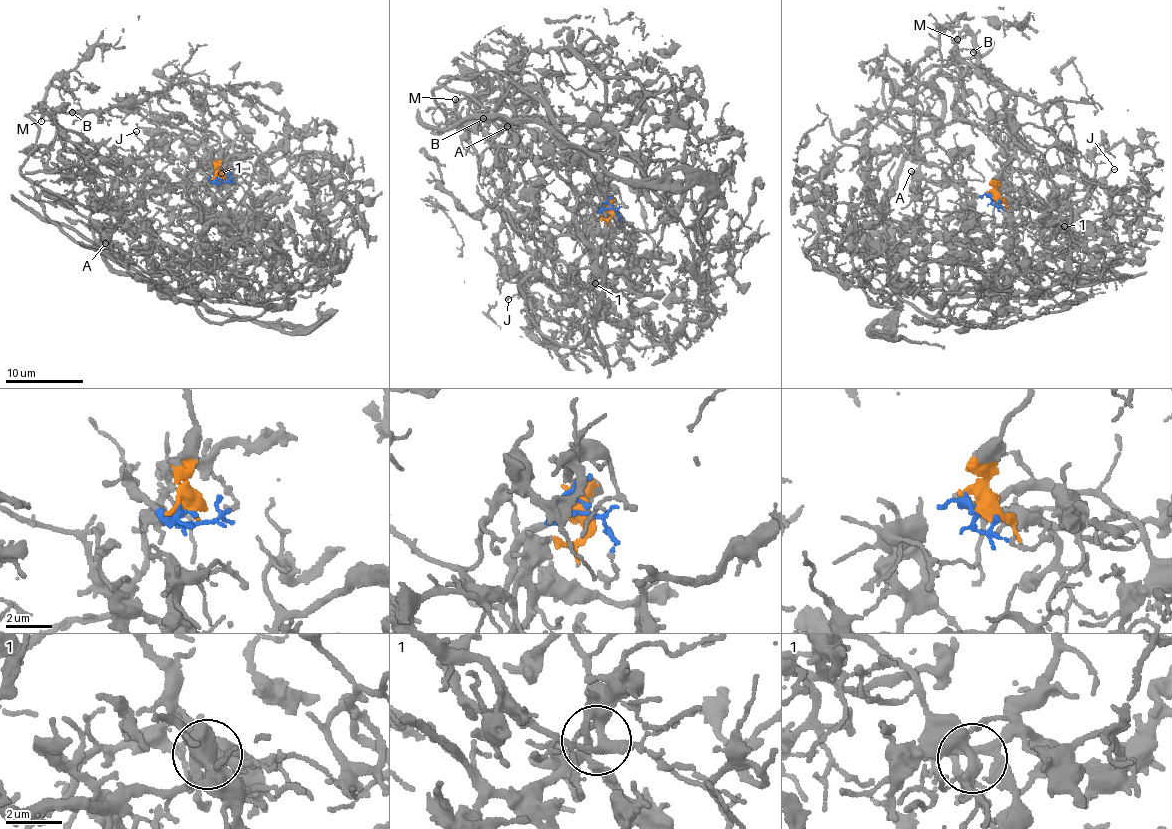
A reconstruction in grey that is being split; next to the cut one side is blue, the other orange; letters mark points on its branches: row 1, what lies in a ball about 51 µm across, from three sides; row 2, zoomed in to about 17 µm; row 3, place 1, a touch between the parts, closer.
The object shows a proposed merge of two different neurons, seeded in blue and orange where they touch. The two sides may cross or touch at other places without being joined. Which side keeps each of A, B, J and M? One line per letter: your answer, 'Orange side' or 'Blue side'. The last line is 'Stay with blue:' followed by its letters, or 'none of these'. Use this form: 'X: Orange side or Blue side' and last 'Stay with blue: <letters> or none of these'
A: Orange side
B: Blue side
J: Orange side
M: Blue side
Stay with blue: B, M

